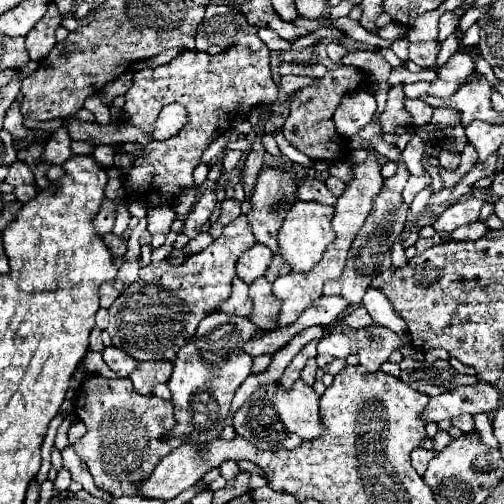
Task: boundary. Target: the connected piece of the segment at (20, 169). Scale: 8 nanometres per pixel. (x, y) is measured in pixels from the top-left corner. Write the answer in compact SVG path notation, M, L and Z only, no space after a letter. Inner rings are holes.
M15 161L15 163L9 167L9 173L7 173L7 177L5 177L5 183L9 183L11 187L17 187L17 185L23 185L23 183L35 183L35 177L33 177L33 173L25 167L25 163Z

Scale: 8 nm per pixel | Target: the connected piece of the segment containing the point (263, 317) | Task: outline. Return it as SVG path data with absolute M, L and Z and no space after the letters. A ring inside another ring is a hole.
M259 277L249 285L249 299L253 301L249 321L259 329L273 331L279 313L279 299L275 299L275 295L271 293L271 283L265 277Z

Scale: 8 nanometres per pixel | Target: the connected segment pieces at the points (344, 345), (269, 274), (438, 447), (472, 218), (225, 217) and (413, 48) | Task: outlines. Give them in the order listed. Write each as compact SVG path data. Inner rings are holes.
M331 333L317 343L317 353L329 353L333 357L347 357L351 353L351 339L345 333Z
M277 255L273 257L273 261L271 261L271 265L269 265L269 269L265 271L265 277L273 283L277 277L281 277L281 275L287 275L291 269L287 267L287 263L283 263L281 259L277 259Z
M437 431L437 435L433 437L433 441L435 441L435 447L433 447L433 451L443 451L451 441L457 441L459 437L453 437L449 431Z
M469 197L469 199L461 199L457 203L453 203L451 207L447 207L433 223L435 231L455 231L457 227L463 227L463 225L471 225L479 219L479 211L481 207L485 205L483 199L475 199L475 197Z
M225 199L223 205L221 205L221 215L215 223L211 223L211 229L209 229L209 235L211 237L217 237L221 235L223 227L227 227L227 223L231 223L233 219L237 219L241 215L241 209L239 209L239 203L235 199Z
M431 41L431 43L409 43L409 61L417 63L419 67L431 67L437 59L439 53L439 43Z

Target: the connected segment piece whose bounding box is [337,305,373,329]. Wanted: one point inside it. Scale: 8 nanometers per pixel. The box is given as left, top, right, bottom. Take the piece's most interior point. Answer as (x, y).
(359, 318)

